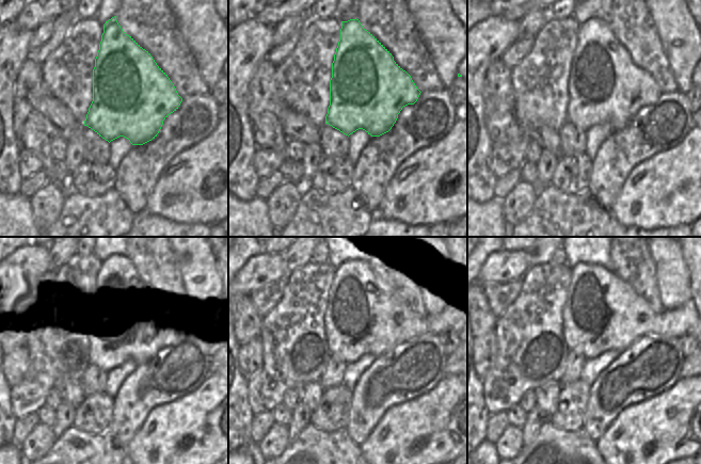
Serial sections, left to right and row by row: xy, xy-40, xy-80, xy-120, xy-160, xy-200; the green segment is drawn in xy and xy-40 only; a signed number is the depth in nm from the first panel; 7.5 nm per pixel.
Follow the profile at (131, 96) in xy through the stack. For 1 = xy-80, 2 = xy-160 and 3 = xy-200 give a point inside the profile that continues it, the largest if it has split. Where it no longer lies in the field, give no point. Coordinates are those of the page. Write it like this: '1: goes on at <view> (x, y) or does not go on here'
1: goes on at xy-80 (605, 86)
2: goes on at xy-160 (364, 316)
3: goes on at xy-200 (602, 312)

